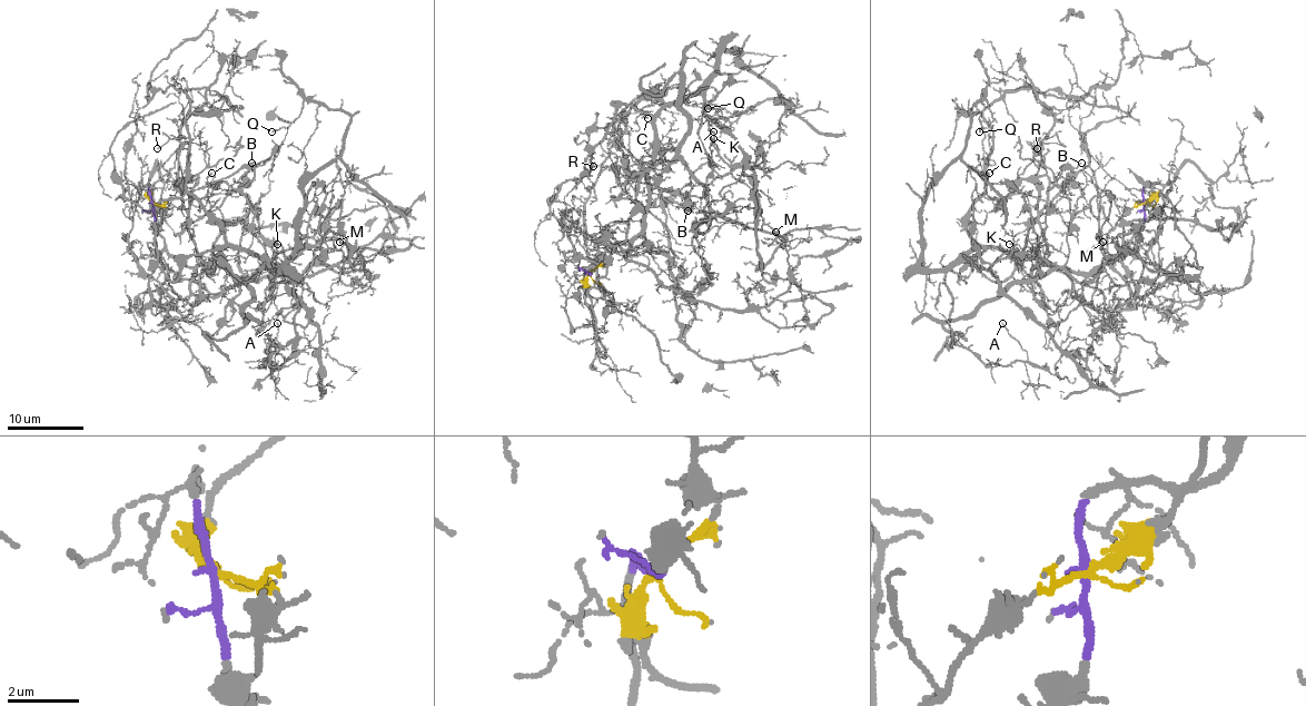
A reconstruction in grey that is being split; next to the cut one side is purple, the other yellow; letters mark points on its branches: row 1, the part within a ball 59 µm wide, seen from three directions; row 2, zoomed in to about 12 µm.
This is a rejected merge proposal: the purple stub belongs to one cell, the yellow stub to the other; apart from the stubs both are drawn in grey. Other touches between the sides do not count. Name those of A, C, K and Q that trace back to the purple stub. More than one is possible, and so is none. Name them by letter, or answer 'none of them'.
A, C, K, Q

